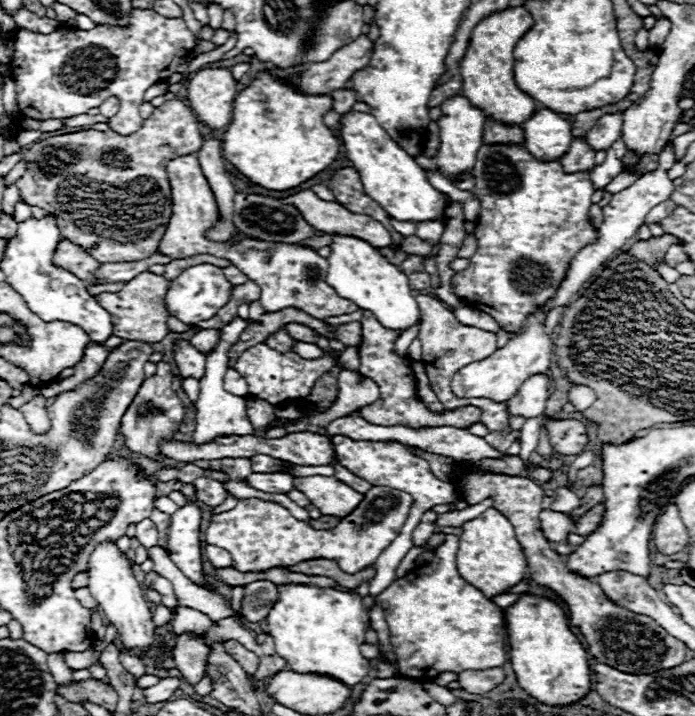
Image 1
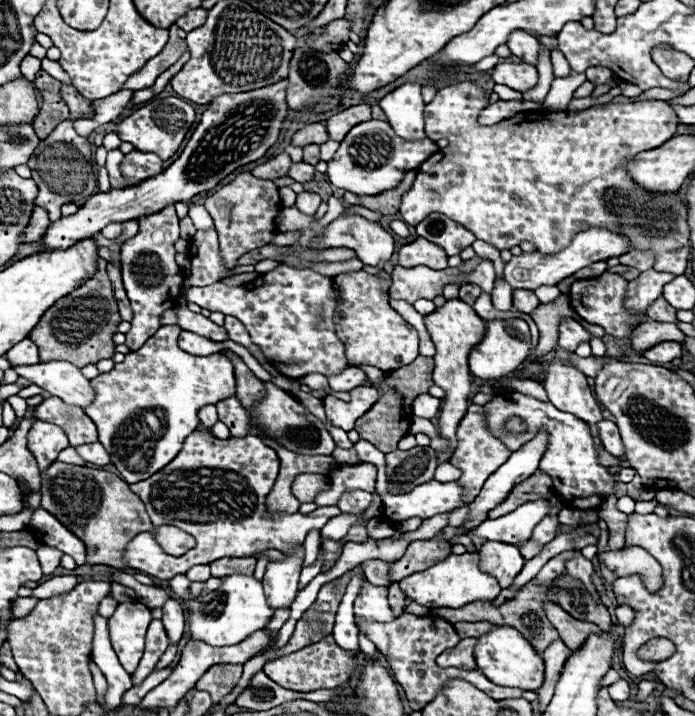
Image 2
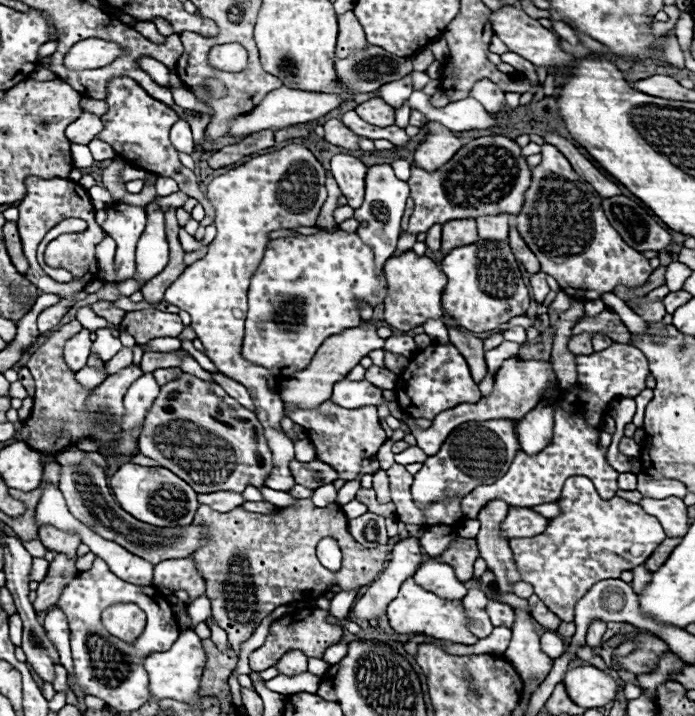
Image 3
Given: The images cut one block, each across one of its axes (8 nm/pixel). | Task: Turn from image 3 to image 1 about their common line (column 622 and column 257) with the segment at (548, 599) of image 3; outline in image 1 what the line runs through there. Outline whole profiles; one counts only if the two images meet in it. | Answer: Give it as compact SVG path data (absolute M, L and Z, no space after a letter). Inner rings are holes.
M372 486L364 500L350 512L340 518L336 528L316 530L306 522L296 520L286 508L264 502L258 498L238 500L236 508L214 514L210 526L206 528L204 542L216 544L230 552L234 568L240 572L262 572L268 568L288 568L300 560L328 558L336 560L340 570L356 574L368 566L376 564L376 558L392 540L400 534L412 506L412 496L402 494L394 488Z

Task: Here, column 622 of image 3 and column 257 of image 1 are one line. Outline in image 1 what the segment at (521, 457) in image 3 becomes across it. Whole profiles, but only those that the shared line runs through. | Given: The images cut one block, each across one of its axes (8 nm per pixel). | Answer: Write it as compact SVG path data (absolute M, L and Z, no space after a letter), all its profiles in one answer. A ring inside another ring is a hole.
M256 344L242 352L238 362L234 364L234 370L238 370L244 380L248 382L248 394L260 400L266 400L270 404L280 402L300 402L310 394L310 388L314 382L328 372L334 366L332 356L326 352L324 358L318 360L306 360L298 354L278 354L276 350L270 350L266 344Z

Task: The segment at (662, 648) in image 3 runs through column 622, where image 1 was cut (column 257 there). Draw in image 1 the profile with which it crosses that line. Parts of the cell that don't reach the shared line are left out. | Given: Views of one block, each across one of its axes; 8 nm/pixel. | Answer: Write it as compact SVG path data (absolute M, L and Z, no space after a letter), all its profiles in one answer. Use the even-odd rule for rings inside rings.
M228 640L226 642L226 652L248 672L248 674L254 674L256 670L258 670L258 664L260 664L260 658L254 654L254 652L250 652L250 650L246 650L240 642L236 642L236 640Z

